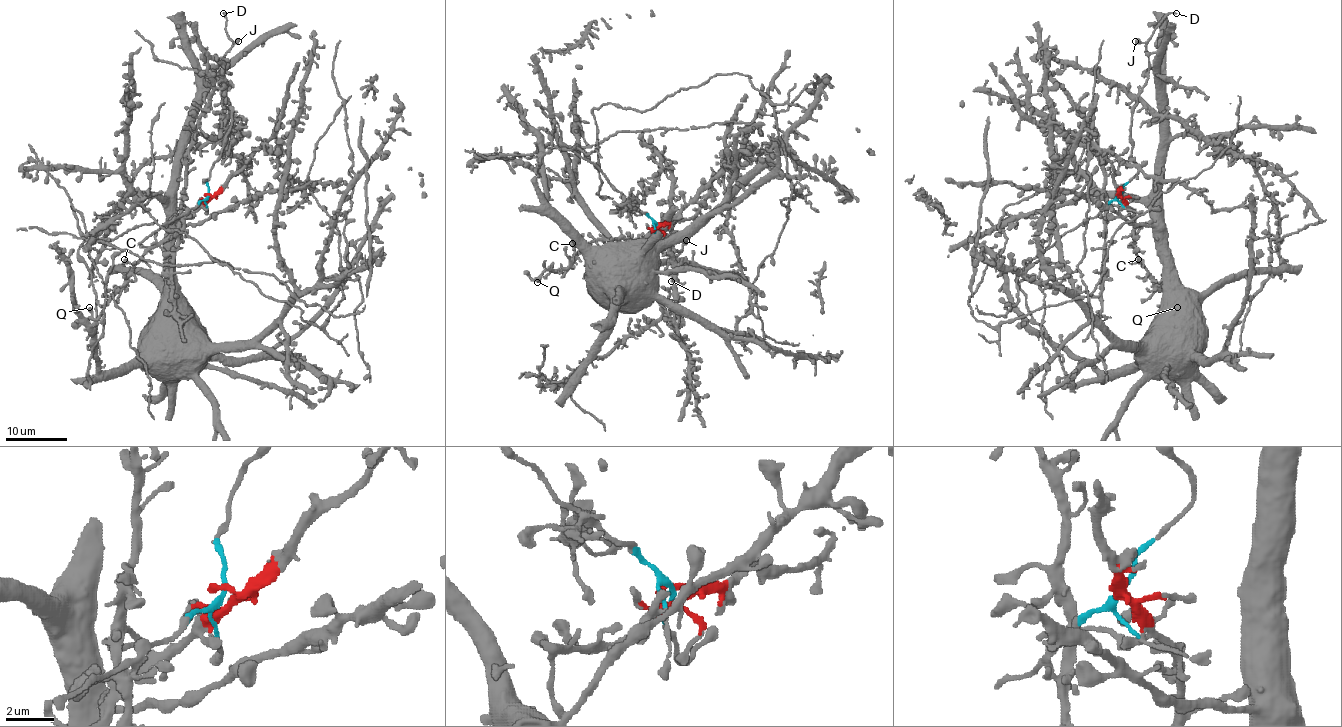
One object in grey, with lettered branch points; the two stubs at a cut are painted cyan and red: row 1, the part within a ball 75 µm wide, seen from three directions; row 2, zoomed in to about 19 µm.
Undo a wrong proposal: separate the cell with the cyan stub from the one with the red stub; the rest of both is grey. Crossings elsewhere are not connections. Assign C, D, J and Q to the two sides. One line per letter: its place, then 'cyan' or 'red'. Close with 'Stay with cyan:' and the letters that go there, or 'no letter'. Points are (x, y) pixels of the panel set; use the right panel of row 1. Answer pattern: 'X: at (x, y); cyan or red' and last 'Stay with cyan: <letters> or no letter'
C: at (1138, 259); red
D: at (1176, 13); cyan
J: at (1135, 41); cyan
Q: at (1177, 307); red
Stay with cyan: D, J

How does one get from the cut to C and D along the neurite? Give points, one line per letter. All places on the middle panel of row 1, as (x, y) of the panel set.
C: (656, 223), (658, 226), (642, 238), (596, 238), (582, 246), (571, 243)
D: (656, 223), (658, 243), (665, 237), (679, 237), (664, 252), (681, 252), (673, 261), (671, 281)

